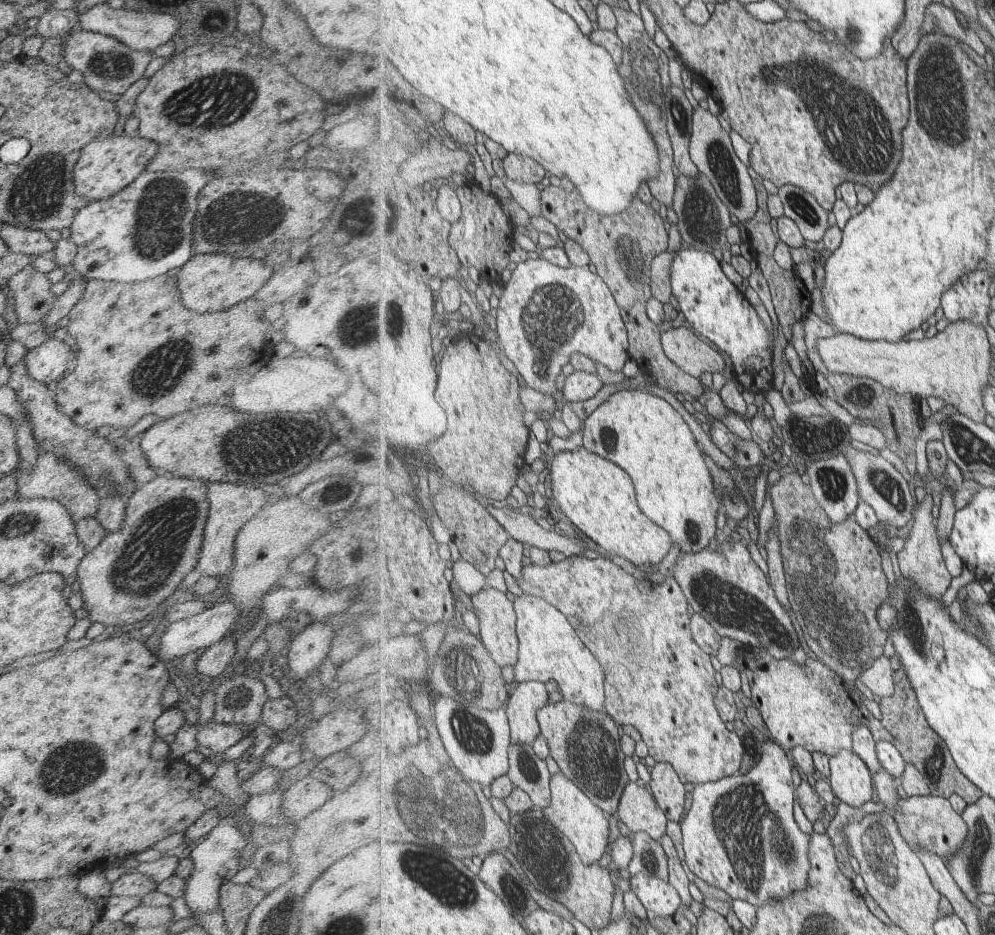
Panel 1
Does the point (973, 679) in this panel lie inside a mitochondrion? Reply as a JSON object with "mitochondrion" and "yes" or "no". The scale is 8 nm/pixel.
{"mitochondrion":"no"}

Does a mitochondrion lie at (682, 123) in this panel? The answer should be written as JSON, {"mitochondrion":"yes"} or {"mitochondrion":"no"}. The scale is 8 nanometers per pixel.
{"mitochondrion":"no"}

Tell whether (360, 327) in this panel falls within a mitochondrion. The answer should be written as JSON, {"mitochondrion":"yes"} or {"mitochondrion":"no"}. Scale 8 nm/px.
{"mitochondrion":"yes"}

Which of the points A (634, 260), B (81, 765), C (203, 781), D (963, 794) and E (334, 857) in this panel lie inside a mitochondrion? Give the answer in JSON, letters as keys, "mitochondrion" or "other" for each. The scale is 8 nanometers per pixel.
{"A":"mitochondrion","B":"mitochondrion","C":"other","D":"other","E":"other"}

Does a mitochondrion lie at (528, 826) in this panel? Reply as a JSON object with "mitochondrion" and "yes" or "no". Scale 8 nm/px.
{"mitochondrion":"no"}

